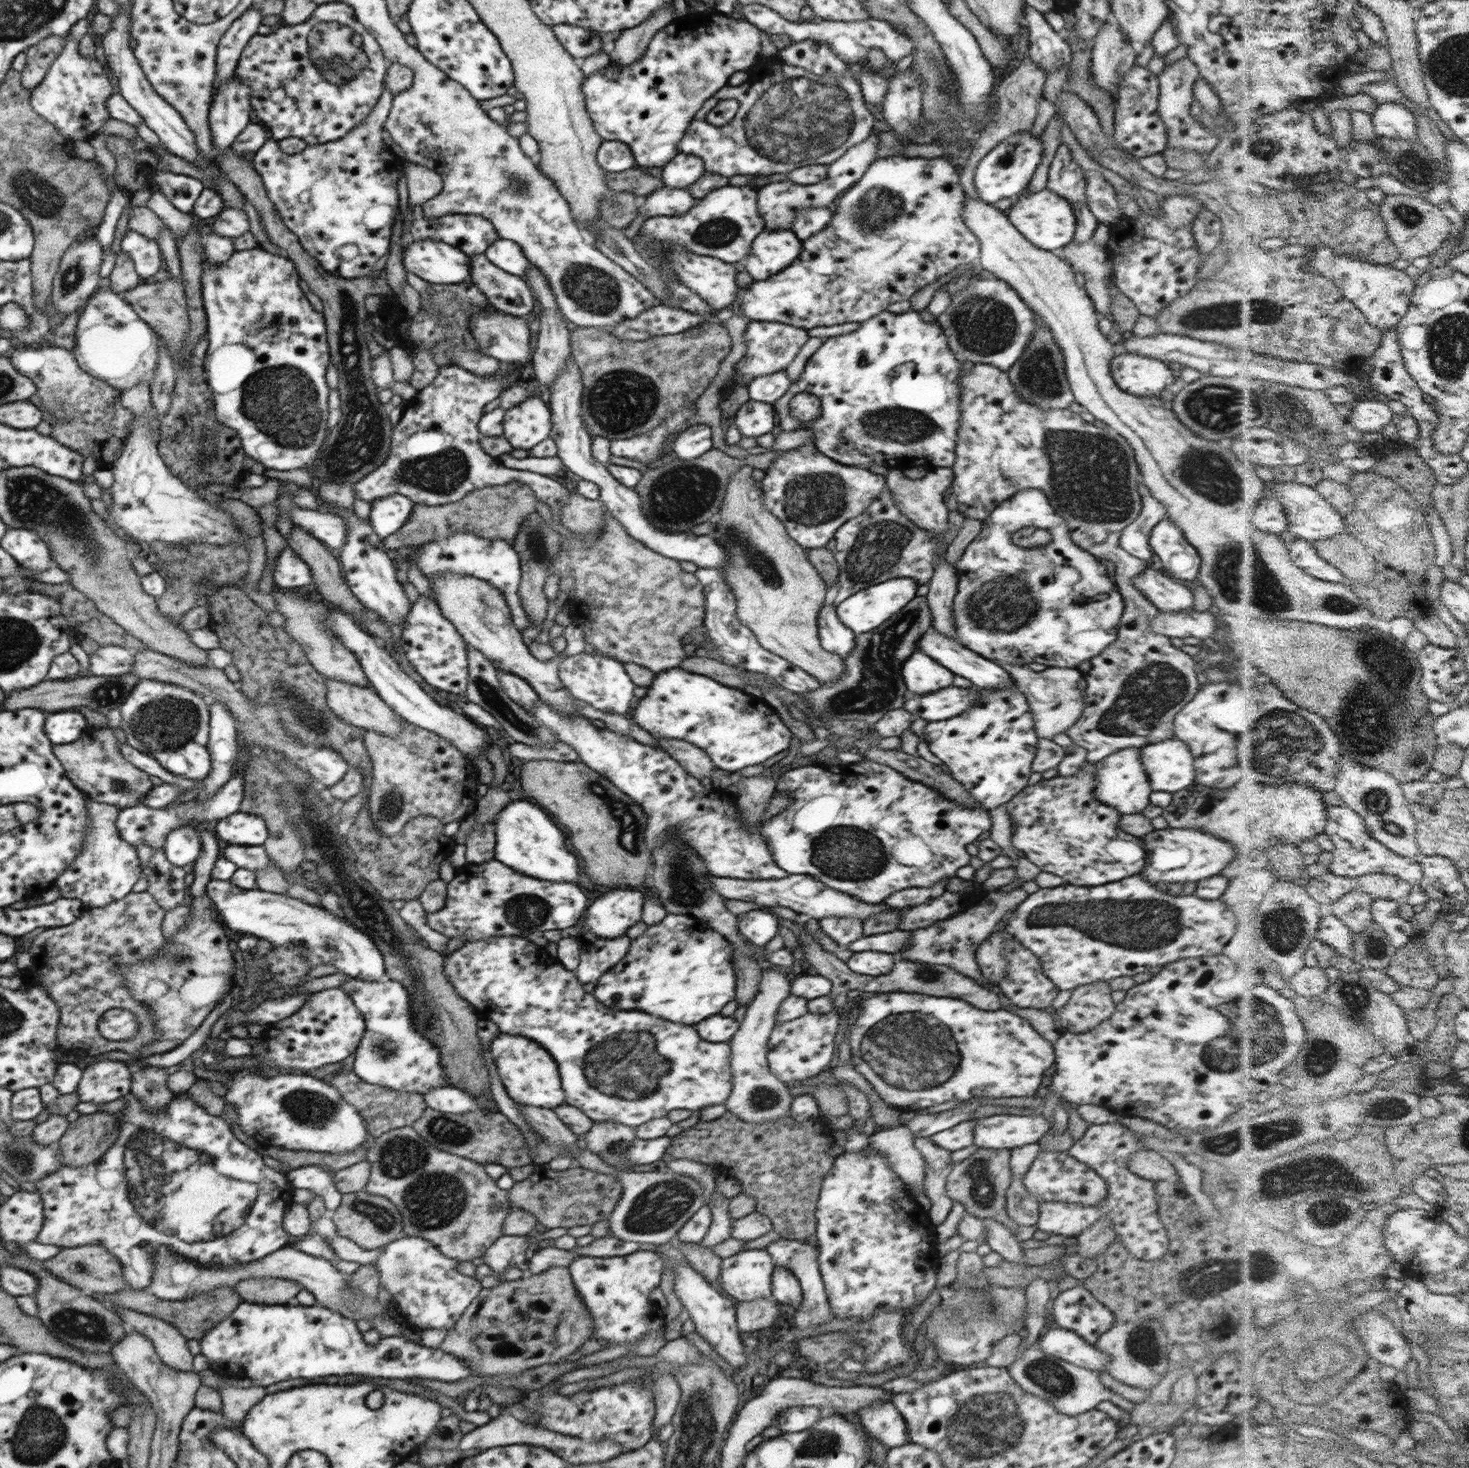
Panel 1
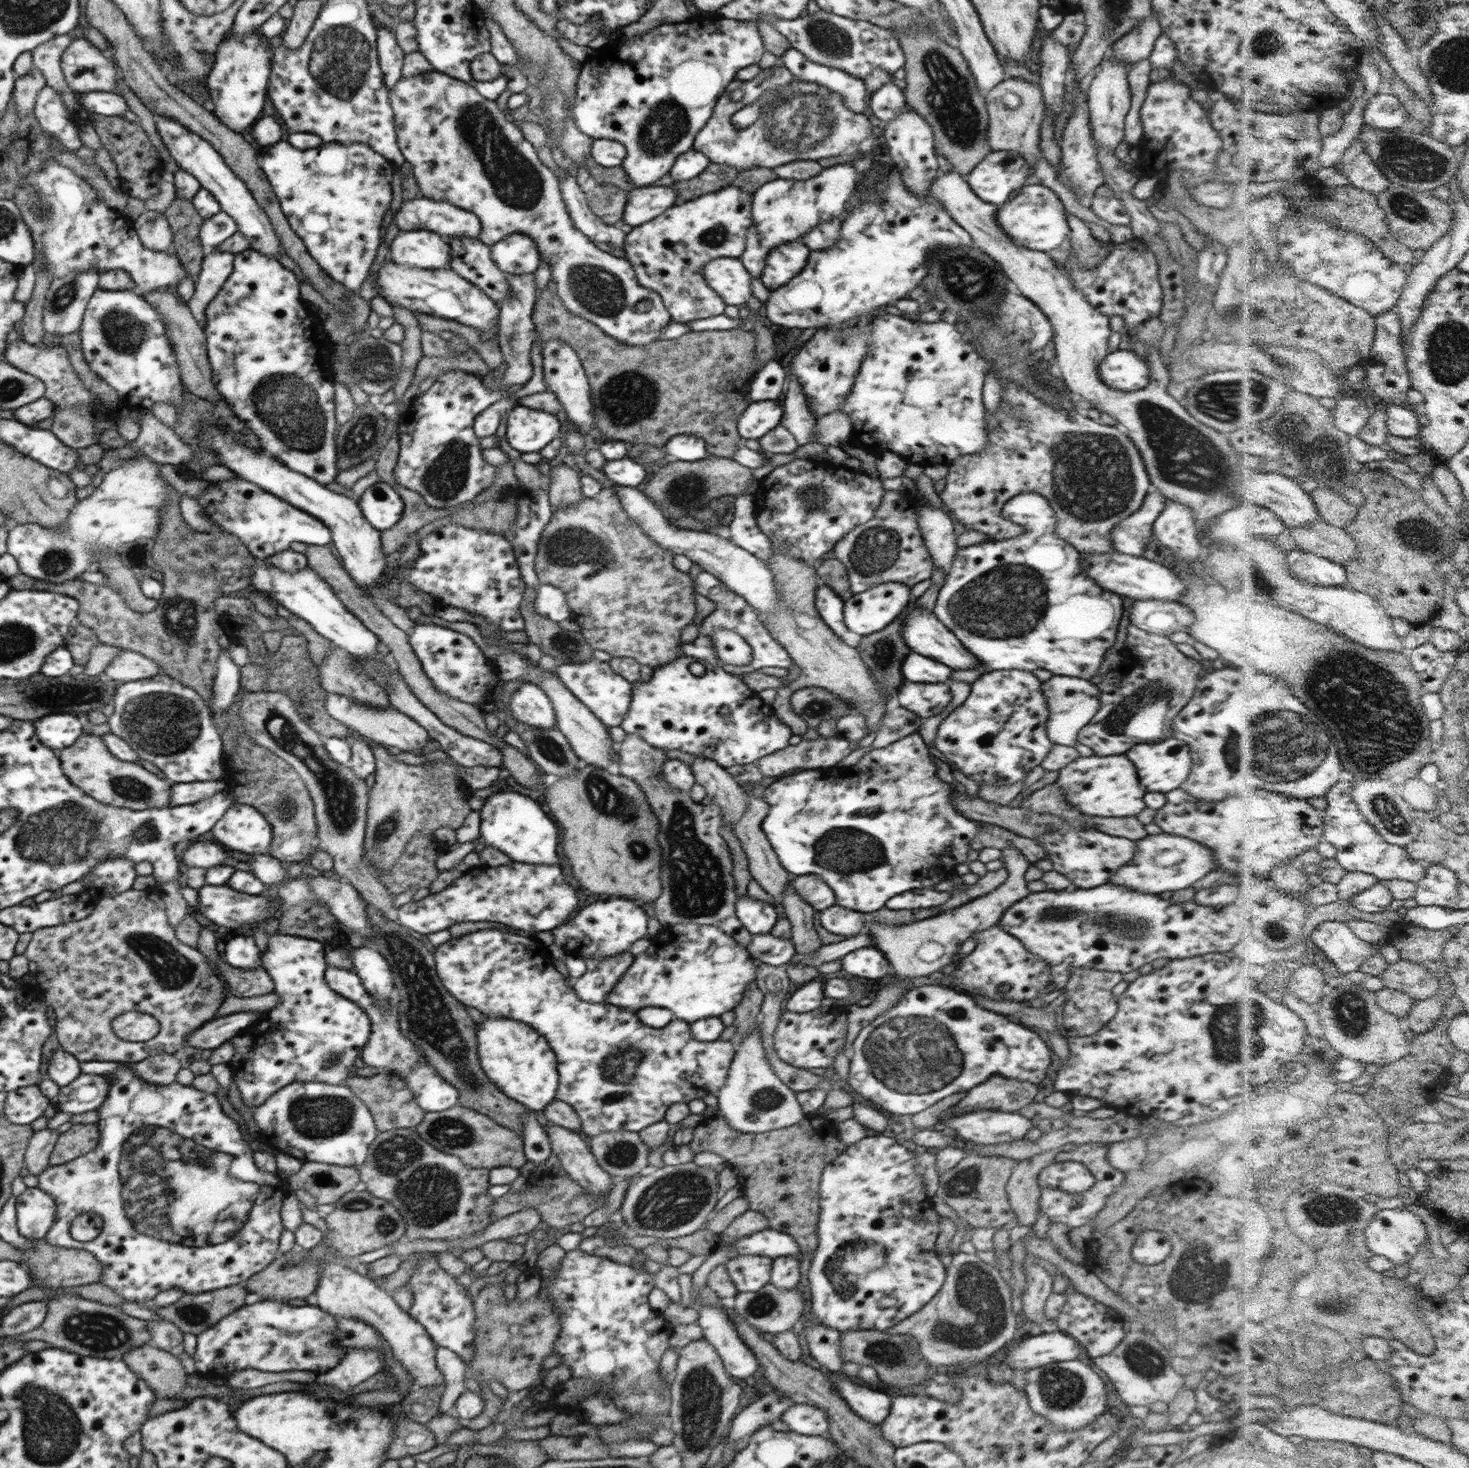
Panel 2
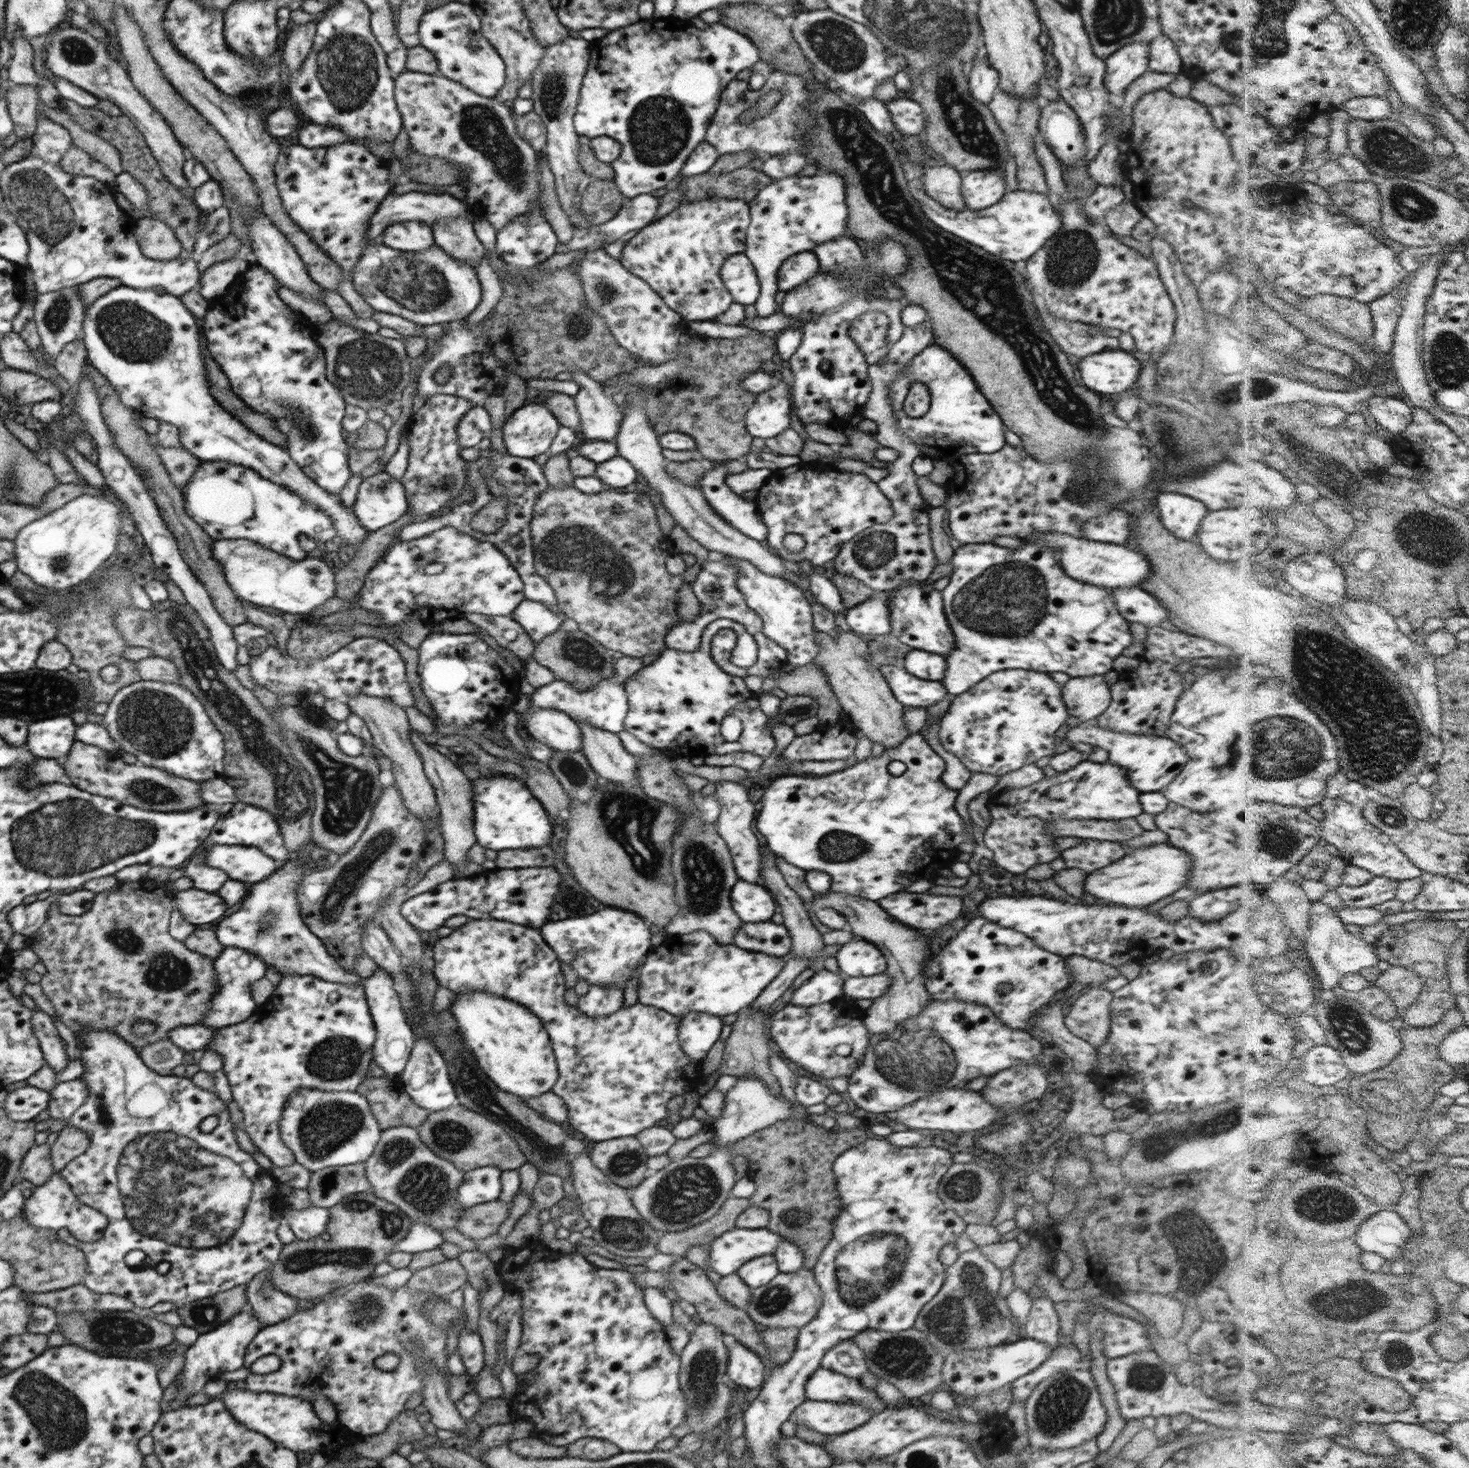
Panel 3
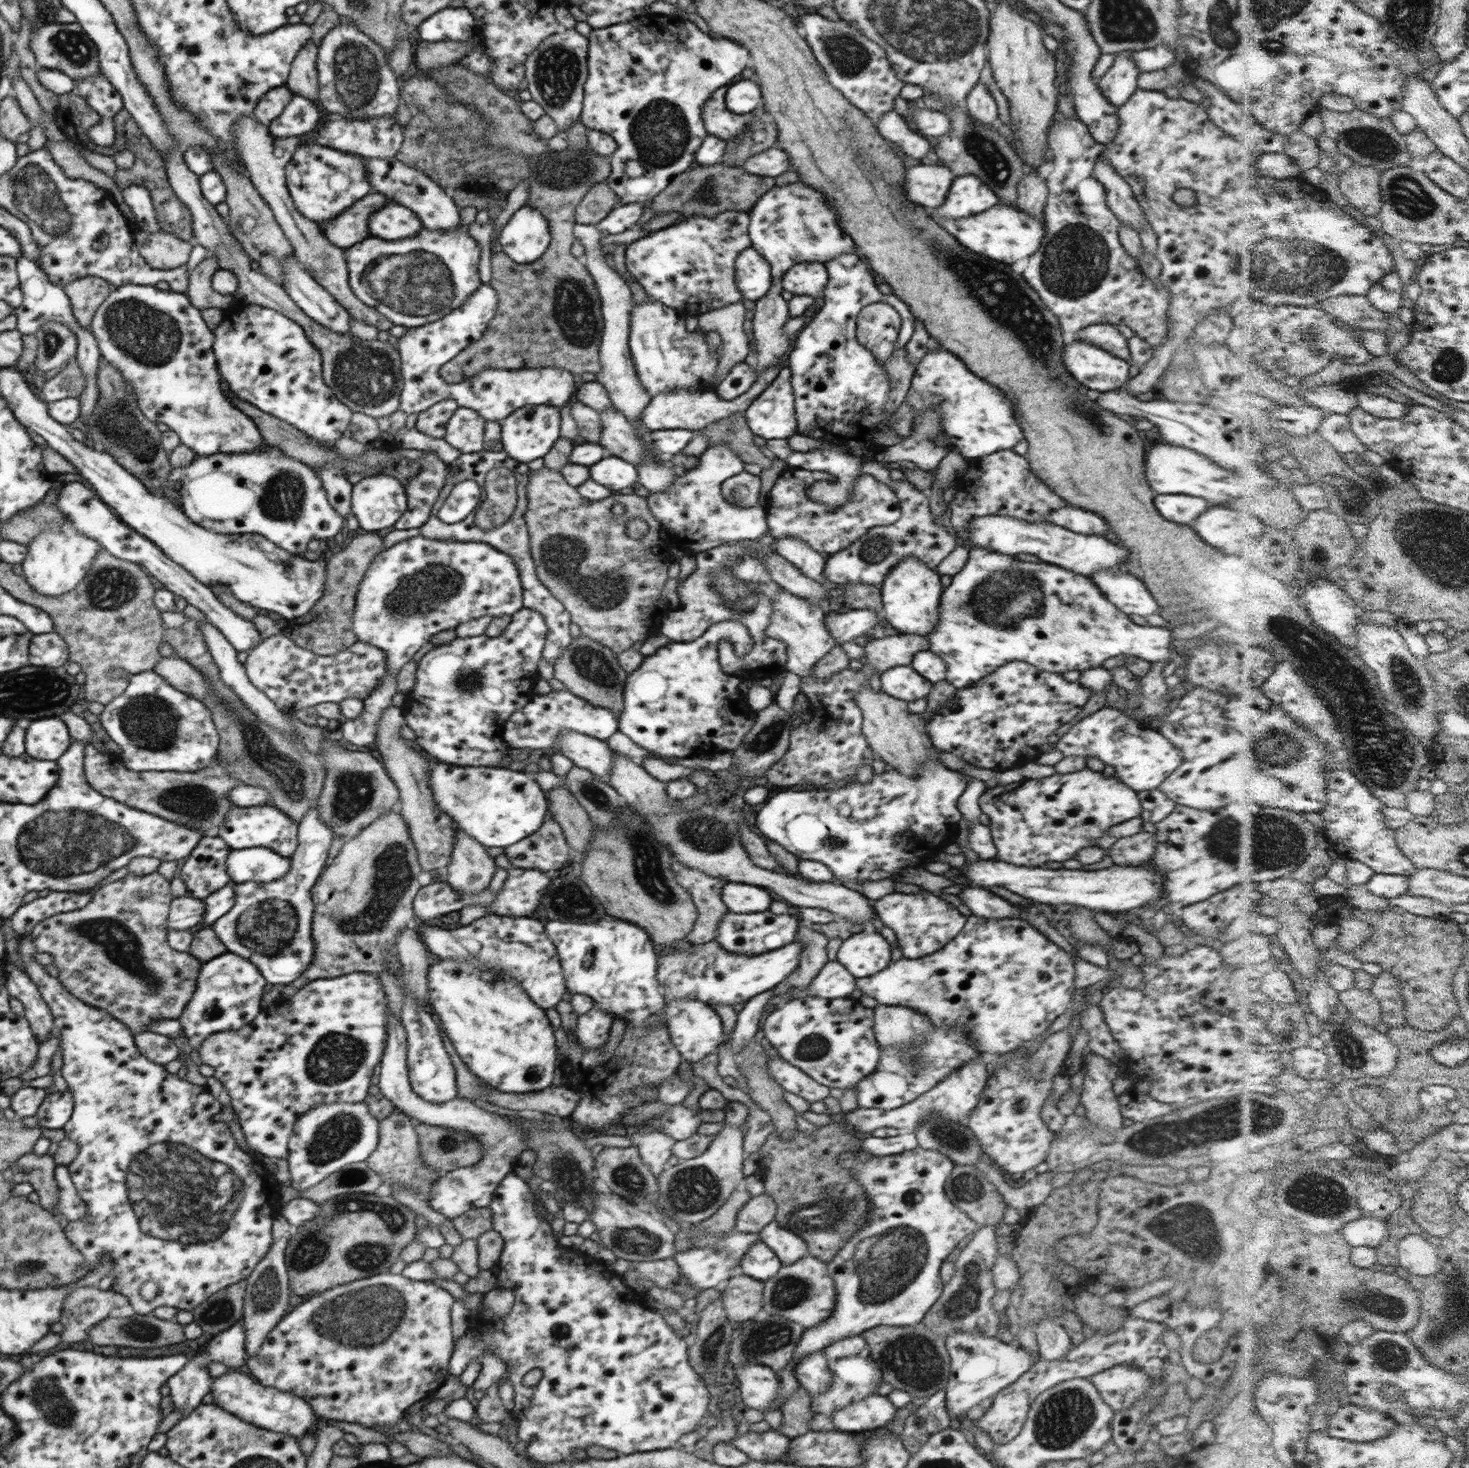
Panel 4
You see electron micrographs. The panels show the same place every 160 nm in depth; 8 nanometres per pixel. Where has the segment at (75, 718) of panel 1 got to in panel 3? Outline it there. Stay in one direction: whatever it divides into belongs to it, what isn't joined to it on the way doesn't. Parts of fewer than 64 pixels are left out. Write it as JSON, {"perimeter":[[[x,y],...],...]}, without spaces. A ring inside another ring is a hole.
{"perimeter":[[[71,716],[47,718],[40,722],[33,722],[27,730],[27,741],[24,746],[30,749],[35,757],[44,759],[57,759],[65,757],[72,748],[75,741],[75,730],[77,725],[72,721]]]}

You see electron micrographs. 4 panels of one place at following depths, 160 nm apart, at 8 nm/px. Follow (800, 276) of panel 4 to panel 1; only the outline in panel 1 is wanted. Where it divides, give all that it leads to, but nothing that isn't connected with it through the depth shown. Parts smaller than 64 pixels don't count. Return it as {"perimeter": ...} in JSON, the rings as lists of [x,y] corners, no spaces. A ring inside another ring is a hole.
{"perimeter":[[[763,229],[752,241],[751,251],[744,258],[744,268],[754,281],[763,281],[778,274],[800,254],[802,241],[792,229]]]}

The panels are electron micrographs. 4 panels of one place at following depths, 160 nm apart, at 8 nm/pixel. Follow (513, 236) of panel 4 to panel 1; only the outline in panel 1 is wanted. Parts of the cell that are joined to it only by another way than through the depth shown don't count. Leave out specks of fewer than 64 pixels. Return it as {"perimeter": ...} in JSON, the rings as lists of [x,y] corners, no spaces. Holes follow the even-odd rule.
{"perimeter":[[[498,239],[484,252],[486,258],[498,268],[504,269],[510,274],[523,276],[530,262],[524,256],[520,245],[512,240]]]}

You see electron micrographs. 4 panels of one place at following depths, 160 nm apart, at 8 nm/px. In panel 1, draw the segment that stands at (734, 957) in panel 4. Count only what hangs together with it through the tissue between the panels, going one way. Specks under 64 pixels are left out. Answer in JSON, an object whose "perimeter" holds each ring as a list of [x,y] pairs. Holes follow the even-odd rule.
{"perimeter":[[[667,913],[660,922],[648,925],[642,935],[631,939],[624,958],[604,971],[592,987],[592,994],[610,1009],[642,1010],[669,1022],[697,1026],[735,1000],[732,955],[732,944],[719,932],[690,915]]]}

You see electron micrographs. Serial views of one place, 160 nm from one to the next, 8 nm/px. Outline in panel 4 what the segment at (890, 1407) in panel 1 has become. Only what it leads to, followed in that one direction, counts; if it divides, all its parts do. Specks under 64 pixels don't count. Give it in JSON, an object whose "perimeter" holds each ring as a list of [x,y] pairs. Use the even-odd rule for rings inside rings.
{"perimeter":[[[823,1349],[803,1356],[795,1366],[795,1377],[811,1398],[827,1392],[833,1381],[833,1372],[827,1365]]]}

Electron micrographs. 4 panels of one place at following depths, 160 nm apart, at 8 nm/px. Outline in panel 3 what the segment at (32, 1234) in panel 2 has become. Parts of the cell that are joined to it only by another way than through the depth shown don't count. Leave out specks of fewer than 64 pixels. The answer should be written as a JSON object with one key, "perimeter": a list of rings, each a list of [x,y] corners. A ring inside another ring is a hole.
{"perimeter":[[[56,1172],[42,1186],[32,1189],[32,1195],[25,1200],[23,1212],[27,1222],[34,1228],[48,1228],[56,1231],[67,1229],[76,1240],[82,1242],[100,1240],[107,1227],[106,1216],[91,1206],[82,1204],[72,1192],[70,1185]]]}

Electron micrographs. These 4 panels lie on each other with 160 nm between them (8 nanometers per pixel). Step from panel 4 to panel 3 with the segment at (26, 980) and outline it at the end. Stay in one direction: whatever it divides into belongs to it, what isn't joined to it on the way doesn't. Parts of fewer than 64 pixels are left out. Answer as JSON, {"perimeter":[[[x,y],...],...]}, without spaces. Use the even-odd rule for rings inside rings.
{"perimeter":[[[40,1008],[32,1010],[32,1029],[35,1030],[34,1036],[39,1042],[43,1053],[45,1064],[47,1064],[55,1074],[60,1074],[68,1066],[67,1048],[64,1048],[62,1039],[58,1034],[58,1029],[54,1025],[54,1020]]]}

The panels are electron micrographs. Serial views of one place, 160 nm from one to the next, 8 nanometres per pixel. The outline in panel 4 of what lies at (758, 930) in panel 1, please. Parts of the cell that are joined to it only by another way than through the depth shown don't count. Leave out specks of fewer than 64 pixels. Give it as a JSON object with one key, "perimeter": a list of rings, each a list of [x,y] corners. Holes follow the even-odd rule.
{"perimeter":[[[727,882],[722,887],[721,897],[730,911],[740,914],[769,910],[774,900],[773,894],[764,887],[735,882]]]}

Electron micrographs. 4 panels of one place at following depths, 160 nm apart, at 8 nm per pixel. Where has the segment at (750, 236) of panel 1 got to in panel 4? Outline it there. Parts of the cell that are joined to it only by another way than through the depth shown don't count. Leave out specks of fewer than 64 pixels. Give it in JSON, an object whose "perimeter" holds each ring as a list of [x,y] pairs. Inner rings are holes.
{"perimeter":[[[725,210],[715,217],[682,217],[672,226],[652,229],[645,237],[627,245],[625,263],[650,295],[679,312],[692,316],[735,304],[742,300],[734,282],[736,257],[751,247],[750,217],[747,211]]]}

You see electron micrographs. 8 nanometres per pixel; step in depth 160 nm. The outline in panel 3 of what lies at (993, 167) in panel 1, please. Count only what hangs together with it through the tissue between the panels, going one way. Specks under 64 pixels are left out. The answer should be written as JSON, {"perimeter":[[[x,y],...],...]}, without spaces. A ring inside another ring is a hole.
{"perimeter":[[[978,169],[962,175],[961,193],[968,209],[980,210],[996,204],[1006,192],[1000,169]]]}

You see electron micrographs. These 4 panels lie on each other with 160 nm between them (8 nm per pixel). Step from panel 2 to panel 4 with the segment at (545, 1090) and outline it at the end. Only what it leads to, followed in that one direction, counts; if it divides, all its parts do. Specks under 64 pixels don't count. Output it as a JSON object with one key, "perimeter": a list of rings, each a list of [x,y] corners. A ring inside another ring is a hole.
{"perimeter":[[[477,957],[473,958],[471,962],[456,962],[455,960],[440,959],[438,963],[429,968],[427,978],[430,1004],[433,1006],[436,1016],[438,1016],[442,1023],[441,1026],[446,1031],[446,1036],[450,1038],[452,1046],[454,1046],[460,1059],[466,1063],[468,1070],[470,1070],[472,1074],[476,1075],[479,1079],[486,1081],[490,1087],[499,1090],[500,1092],[527,1093],[541,1091],[552,1085],[552,1080],[554,1080],[554,1070],[556,1070],[557,1066],[555,1030],[553,1030],[545,1011],[532,1002],[532,998],[528,997],[526,991],[524,991],[524,989],[522,989],[522,987],[516,983],[516,980],[512,979],[508,973],[493,968],[493,966],[485,966],[483,962],[477,960]]]}

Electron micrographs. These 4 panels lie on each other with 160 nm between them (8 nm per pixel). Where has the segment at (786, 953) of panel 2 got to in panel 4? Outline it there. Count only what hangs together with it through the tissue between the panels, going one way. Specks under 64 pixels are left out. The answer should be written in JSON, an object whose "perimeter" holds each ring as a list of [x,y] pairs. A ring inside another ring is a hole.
{"perimeter":[[[789,909],[784,914],[774,914],[770,910],[764,910],[762,912],[746,912],[738,913],[728,911],[724,915],[724,918],[720,921],[720,926],[717,930],[715,941],[728,952],[733,952],[741,955],[757,955],[762,953],[770,952],[771,950],[778,950],[783,946],[788,946],[796,938],[800,918],[794,913],[793,910]]]}

